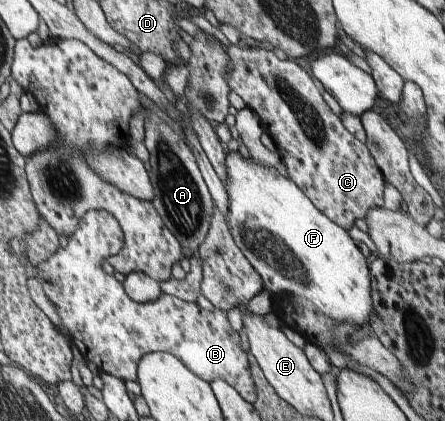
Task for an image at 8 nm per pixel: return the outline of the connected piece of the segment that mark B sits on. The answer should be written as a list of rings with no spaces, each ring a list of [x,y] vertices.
[[[89,211],[80,220],[78,230],[69,237],[67,248],[60,247],[53,257],[36,266],[35,277],[41,282],[49,300],[55,305],[63,324],[69,329],[71,338],[85,361],[93,362],[100,372],[116,376],[126,382],[138,379],[138,364],[143,355],[157,351],[171,353],[204,381],[211,384],[214,380],[221,379],[233,385],[243,400],[255,404],[258,400],[258,392],[247,356],[249,350],[242,348],[238,333],[231,329],[227,319],[227,309],[218,307],[213,312],[208,309],[203,310],[196,302],[190,303],[166,293],[155,300],[139,303],[128,296],[123,281],[103,271],[101,263],[105,258],[122,251],[124,238],[119,221],[111,213]]]

